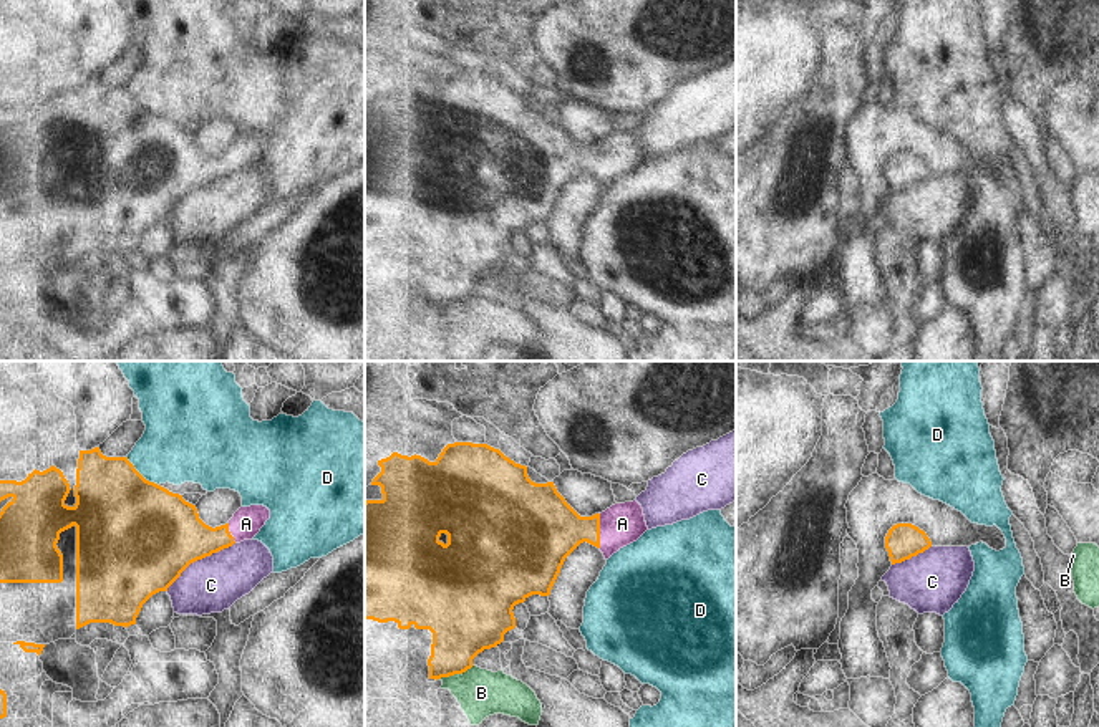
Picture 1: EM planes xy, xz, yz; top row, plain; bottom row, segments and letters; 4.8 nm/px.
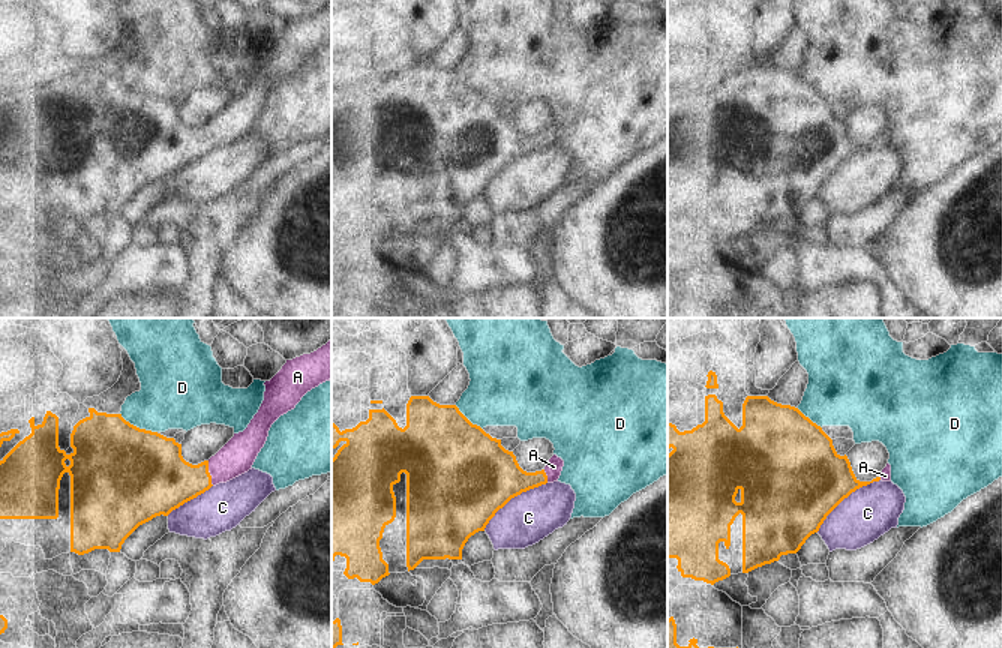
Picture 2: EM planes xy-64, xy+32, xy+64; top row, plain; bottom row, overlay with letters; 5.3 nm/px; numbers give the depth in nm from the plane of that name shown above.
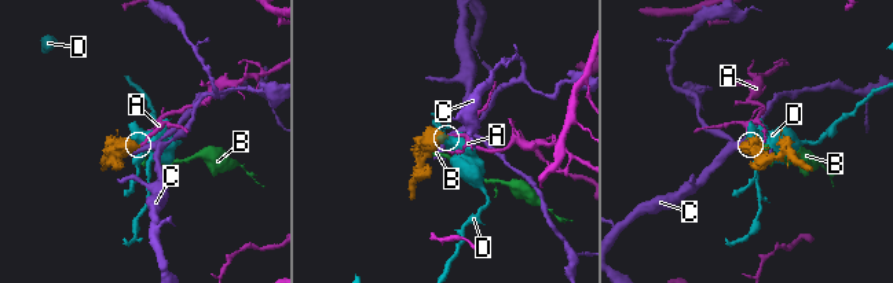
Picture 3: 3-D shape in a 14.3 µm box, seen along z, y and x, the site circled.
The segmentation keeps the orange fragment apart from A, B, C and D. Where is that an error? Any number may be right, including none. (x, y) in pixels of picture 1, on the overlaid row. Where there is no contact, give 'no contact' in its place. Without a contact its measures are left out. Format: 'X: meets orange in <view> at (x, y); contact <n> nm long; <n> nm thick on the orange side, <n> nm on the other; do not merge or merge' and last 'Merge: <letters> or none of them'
A: meets orange in xz at (599, 530); contact 170 nm long; 320 nm thick on the orange side, 200 nm on the other; merge
B: meets orange in xz at (456, 673); contact 180 nm long; 320 nm thick on the orange side, 240 nm on the other; do not merge
C: meets orange in xy at (199, 558); contact 400 nm long; 440 nm thick on the orange side, 280 nm on the other; do not merge
D: meets orange in xy at (140, 474); contact 220 nm long; 480 nm thick on the orange side, 360 nm on the other; do not merge
Merge: A

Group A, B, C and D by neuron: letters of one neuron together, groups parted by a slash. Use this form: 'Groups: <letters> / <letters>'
Groups: A / B / C / D

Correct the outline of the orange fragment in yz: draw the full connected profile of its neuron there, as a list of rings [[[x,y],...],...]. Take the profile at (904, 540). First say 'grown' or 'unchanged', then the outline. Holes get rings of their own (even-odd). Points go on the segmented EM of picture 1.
unchanged; [[[897,523],[885,537],[885,548],[892,565],[910,560],[930,546],[932,542],[927,533],[912,523]]]

